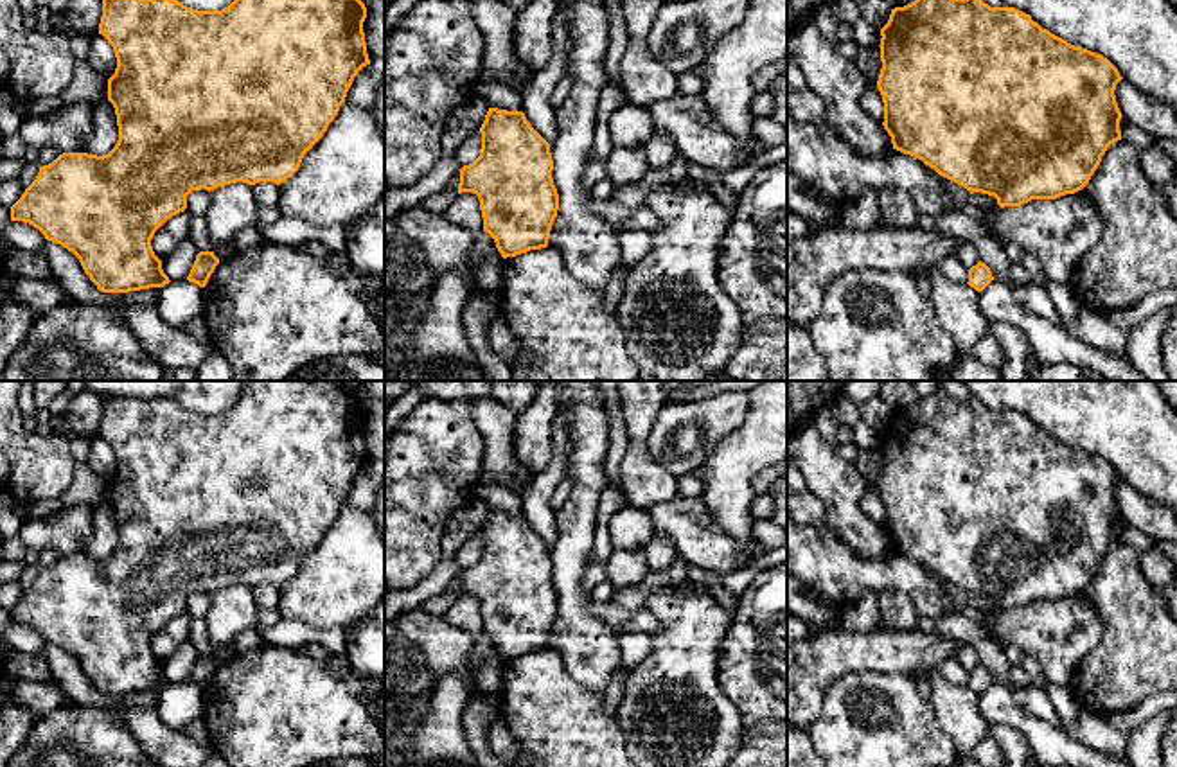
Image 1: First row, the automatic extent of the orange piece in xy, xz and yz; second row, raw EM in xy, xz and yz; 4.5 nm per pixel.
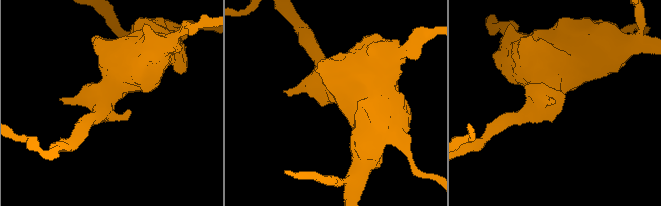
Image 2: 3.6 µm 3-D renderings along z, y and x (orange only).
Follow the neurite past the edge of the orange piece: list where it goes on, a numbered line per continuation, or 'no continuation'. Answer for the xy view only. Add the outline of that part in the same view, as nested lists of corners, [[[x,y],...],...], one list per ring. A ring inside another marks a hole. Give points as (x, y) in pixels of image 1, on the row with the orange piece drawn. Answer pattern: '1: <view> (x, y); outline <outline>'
no continuation

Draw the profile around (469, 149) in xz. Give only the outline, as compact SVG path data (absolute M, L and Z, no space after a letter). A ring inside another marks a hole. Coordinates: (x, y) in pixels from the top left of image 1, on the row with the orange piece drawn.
M473 131L464 142L462 145L456 149L456 158L460 162L460 165L469 165L473 163L478 156L480 156L480 149L482 149L482 133L480 131Z

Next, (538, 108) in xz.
M557 9L552 29L552 57L543 70L530 74L523 90L523 113L530 126L552 144L557 135L552 92L564 75L564 59L570 48L568 13Z

